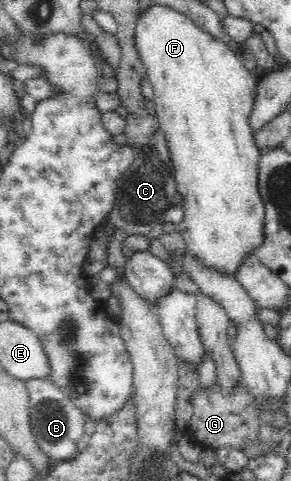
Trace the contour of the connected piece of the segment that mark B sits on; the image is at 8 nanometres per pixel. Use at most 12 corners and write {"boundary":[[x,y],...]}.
{"boundary":[[48,379],[24,381],[32,436],[53,462],[79,451],[85,416]]}

